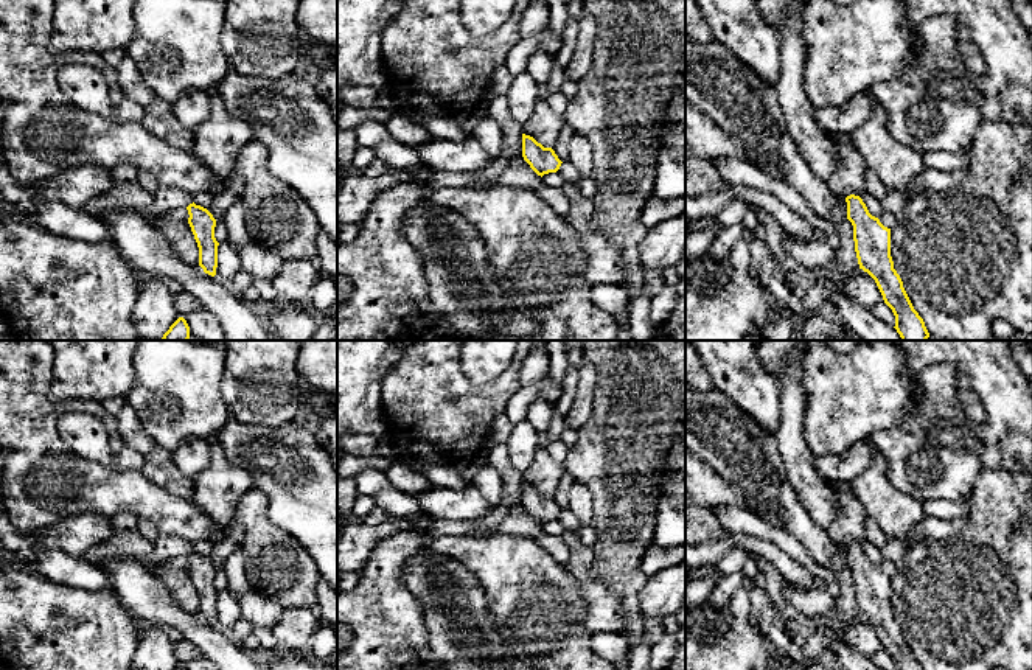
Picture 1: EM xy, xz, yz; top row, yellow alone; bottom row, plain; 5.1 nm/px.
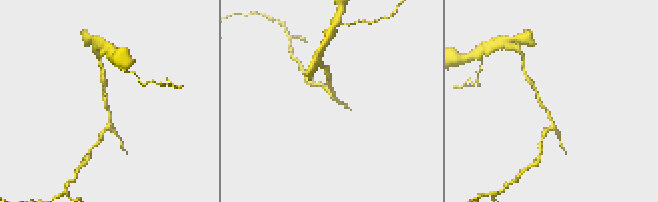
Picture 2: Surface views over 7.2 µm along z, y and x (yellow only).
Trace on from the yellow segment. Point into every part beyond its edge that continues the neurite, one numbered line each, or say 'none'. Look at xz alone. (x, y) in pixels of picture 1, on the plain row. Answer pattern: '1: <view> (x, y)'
none

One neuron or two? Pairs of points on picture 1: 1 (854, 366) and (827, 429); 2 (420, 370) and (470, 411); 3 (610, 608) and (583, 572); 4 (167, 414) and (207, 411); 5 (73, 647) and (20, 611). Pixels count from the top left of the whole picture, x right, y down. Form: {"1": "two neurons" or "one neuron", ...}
{"1": "one neuron", "2": "one neuron", "3": "one neuron", "4": "one neuron", "5": "one neuron"}

